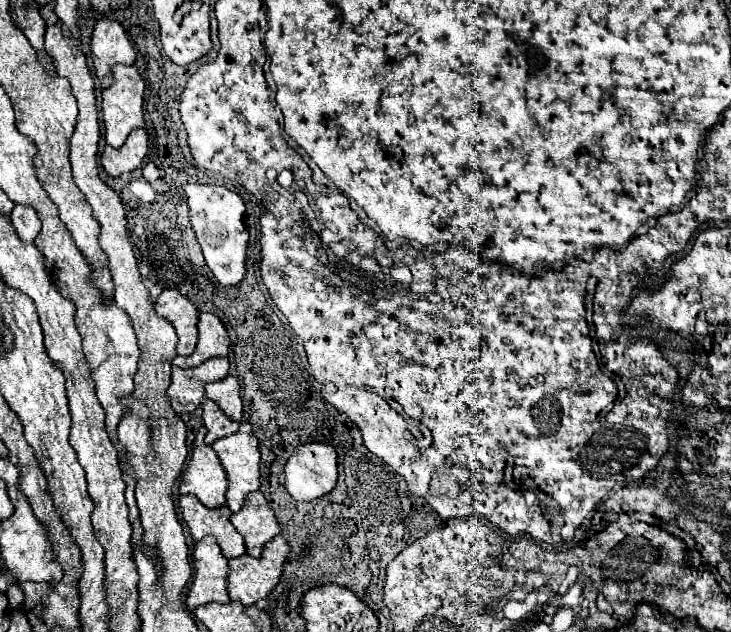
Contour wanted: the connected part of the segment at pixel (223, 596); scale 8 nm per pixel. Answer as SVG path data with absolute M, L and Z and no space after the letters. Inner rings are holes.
M204 536L200 542L196 542L192 552L192 566L194 574L186 596L188 610L194 610L196 606L208 602L228 604L228 560L224 558L216 538Z

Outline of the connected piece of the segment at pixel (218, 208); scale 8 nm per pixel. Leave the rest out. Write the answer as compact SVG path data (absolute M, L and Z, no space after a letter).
M184 184L186 204L190 208L190 224L194 228L196 240L202 248L206 266L212 270L222 286L238 286L246 274L246 248L248 248L248 228L244 224L244 200L218 184Z

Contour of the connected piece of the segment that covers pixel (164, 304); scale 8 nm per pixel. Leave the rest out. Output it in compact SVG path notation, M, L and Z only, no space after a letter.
M162 290L162 294L154 302L154 310L174 326L178 334L178 354L192 354L198 340L198 310L194 308L194 304L176 290Z

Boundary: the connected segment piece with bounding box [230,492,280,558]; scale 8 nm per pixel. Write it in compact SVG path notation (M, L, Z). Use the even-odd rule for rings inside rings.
M250 492L244 498L240 512L230 516L230 522L244 536L246 554L252 558L260 558L262 546L280 534L274 512L260 492Z

